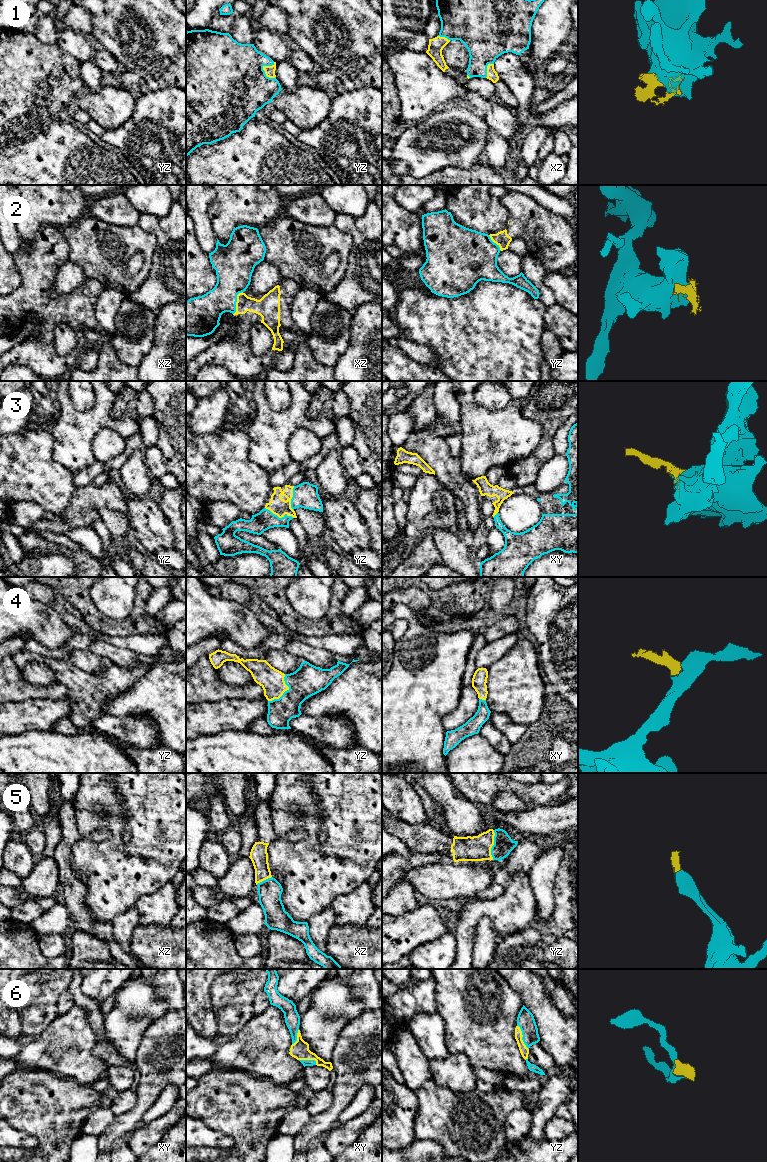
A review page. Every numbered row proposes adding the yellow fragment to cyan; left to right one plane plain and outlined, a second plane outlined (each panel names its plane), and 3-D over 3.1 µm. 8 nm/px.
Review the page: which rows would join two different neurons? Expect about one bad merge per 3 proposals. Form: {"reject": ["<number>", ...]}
{"reject": []}

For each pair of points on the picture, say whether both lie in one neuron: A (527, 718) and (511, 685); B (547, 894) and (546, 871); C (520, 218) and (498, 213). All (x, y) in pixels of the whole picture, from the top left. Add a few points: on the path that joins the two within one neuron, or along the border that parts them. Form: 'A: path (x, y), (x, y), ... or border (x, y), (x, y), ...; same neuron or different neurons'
A: path (526, 710), (519, 693); same neuron
B: path (546, 888), (546, 877); same neuron
C: border (499, 199), (509, 215), (509, 220); different neurons

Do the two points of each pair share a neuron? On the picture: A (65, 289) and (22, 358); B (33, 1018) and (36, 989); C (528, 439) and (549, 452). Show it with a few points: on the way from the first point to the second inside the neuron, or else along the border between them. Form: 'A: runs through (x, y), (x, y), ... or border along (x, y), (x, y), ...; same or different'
A: border along (79, 285), (63, 299), (52, 297), (48, 293); different
B: runs through (37, 1011), (39, 1004), (36, 1001), (36, 996); same
C: border along (540, 422), (539, 445), (518, 458); different

